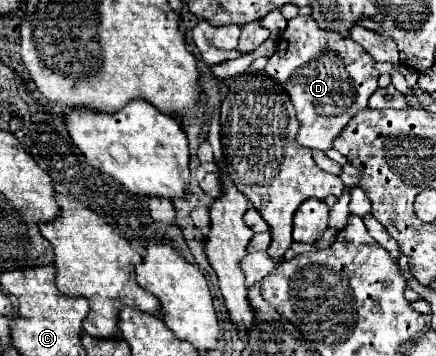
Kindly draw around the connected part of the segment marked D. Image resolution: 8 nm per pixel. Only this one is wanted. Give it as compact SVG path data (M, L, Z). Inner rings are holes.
M296 16L288 20L286 30L278 36L278 50L272 54L268 60L264 74L272 80L276 80L282 90L290 96L294 108L296 108L296 118L300 122L300 130L296 134L296 142L304 148L316 148L316 150L328 150L332 144L332 138L340 134L340 128L348 124L348 120L364 110L368 104L368 98L378 90L378 72L376 72L376 60L352 38L342 38L336 32L320 32L316 28L316 22L310 16Z

